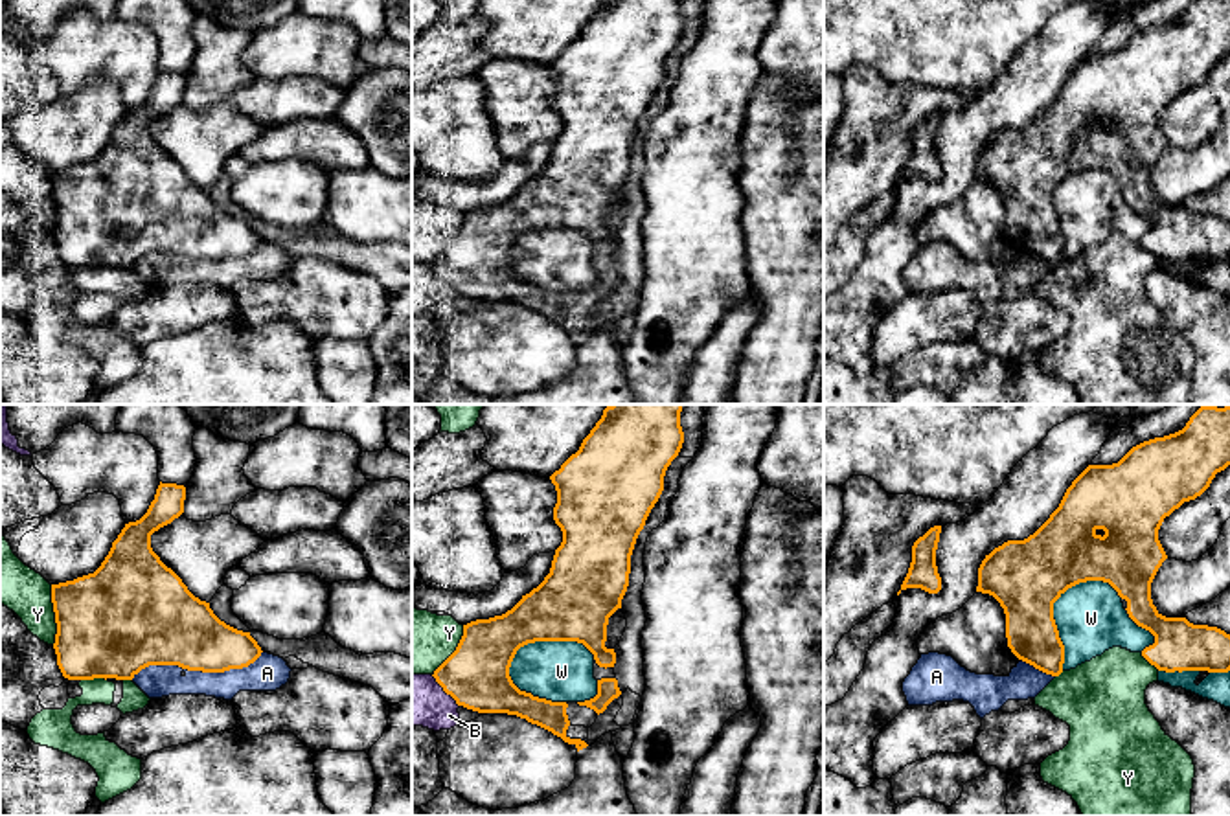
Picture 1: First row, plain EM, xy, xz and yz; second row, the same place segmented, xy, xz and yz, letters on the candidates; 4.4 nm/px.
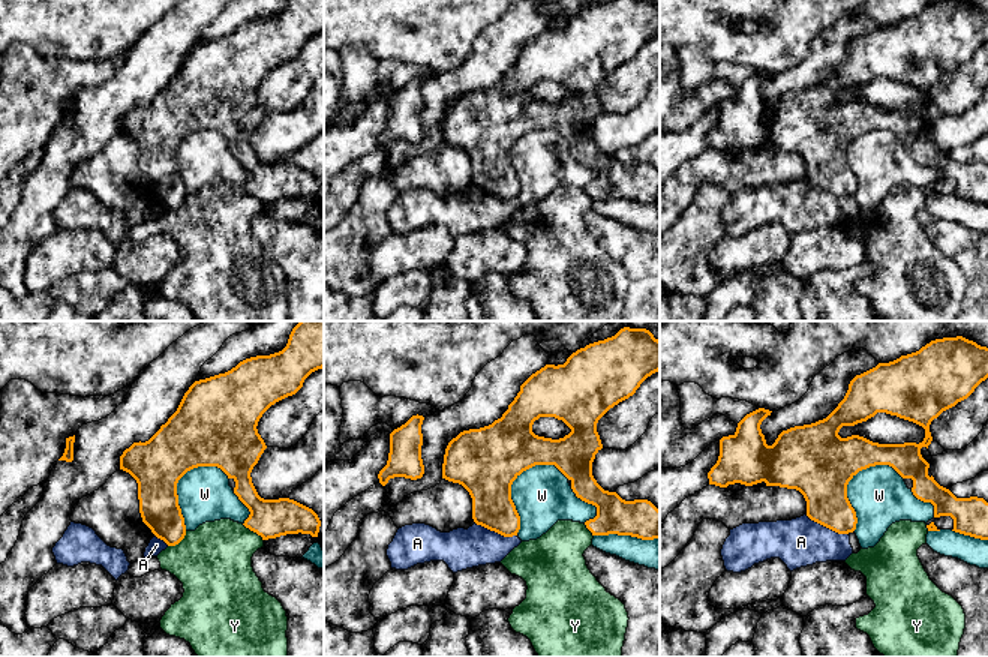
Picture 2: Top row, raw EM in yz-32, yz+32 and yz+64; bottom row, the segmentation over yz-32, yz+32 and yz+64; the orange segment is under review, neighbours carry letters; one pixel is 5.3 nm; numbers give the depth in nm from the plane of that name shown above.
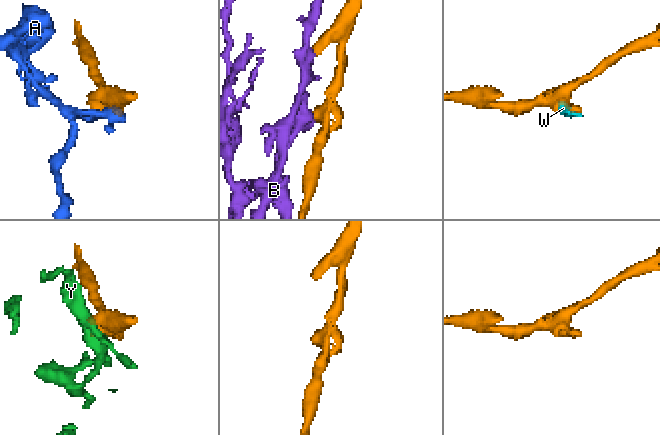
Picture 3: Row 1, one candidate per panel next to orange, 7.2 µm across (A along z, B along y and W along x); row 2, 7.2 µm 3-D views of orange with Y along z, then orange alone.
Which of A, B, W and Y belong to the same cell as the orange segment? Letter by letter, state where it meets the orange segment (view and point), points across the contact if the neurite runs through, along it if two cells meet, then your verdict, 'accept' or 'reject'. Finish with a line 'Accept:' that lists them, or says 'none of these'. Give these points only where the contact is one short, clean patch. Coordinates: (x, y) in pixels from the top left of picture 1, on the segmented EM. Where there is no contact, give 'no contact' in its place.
A: xy (197, 669) | reject
B: xz (445, 691) | reject
W: xz (543, 640) | reject
Y: xy (56, 614) | reject
Accept: none of these

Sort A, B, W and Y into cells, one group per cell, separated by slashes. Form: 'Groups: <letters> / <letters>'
Groups: A W / B / Y

